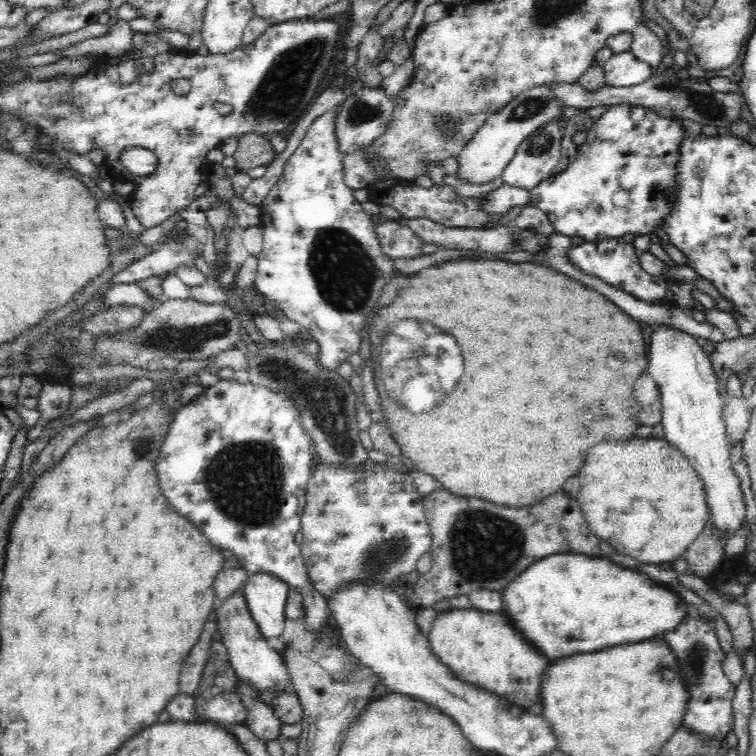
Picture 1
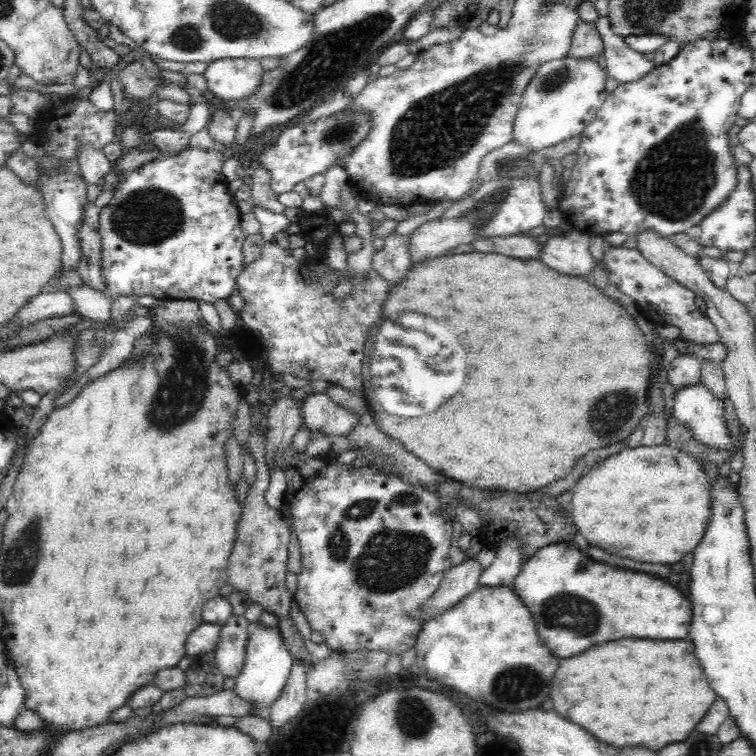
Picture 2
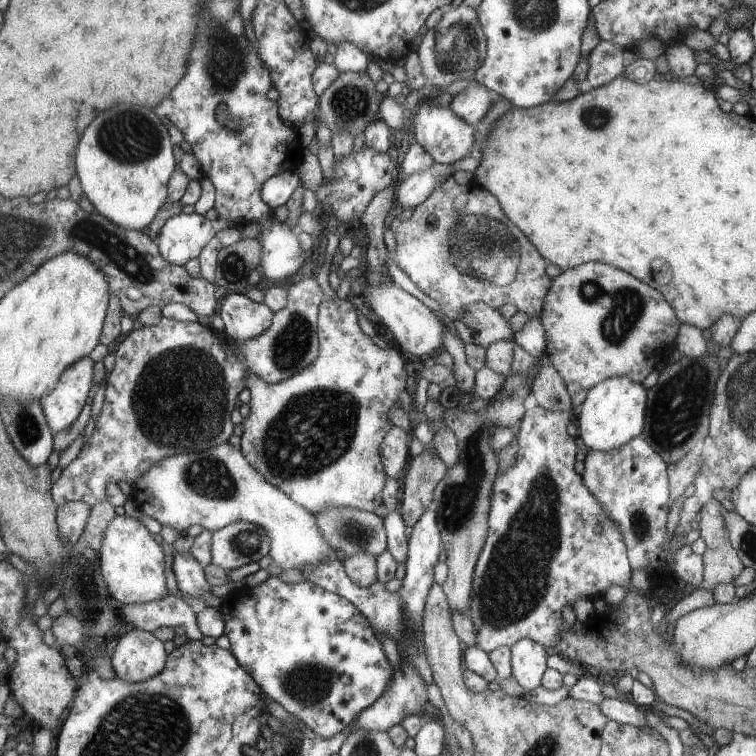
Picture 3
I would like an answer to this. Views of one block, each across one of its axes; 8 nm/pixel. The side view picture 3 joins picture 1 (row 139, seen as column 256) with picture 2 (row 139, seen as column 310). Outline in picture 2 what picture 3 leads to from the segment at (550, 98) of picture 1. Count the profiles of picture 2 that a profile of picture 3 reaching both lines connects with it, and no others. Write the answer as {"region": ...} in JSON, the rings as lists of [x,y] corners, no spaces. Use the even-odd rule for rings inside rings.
{"region":[[[569,55],[541,64],[522,94],[512,142],[536,152],[583,132],[608,98],[606,77],[607,72],[598,65],[596,58]]]}

